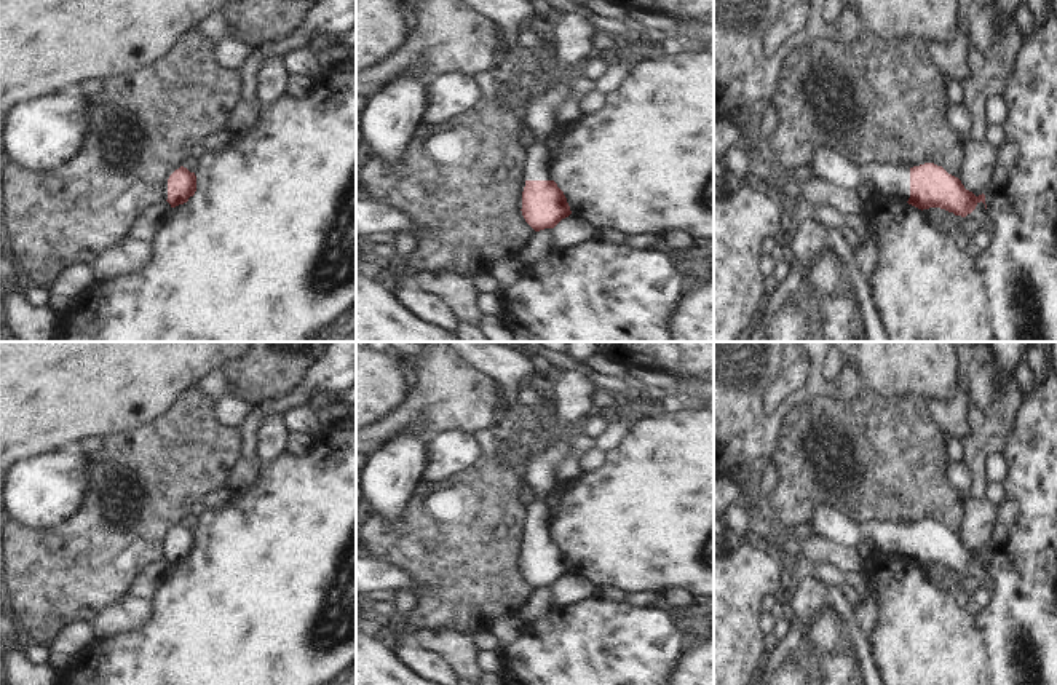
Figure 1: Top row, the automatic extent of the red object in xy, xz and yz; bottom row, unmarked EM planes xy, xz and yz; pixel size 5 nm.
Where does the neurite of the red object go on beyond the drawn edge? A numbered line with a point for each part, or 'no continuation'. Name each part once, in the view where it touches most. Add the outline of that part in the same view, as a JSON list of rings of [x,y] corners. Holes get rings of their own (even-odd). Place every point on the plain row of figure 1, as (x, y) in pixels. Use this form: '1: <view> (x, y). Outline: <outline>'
1: yz (893, 538). Outline: [[[830,508],[814,514],[813,530],[840,546],[857,548],[862,541],[873,541],[886,556],[909,559],[910,556],[910,527],[904,524],[875,524],[859,525]]]

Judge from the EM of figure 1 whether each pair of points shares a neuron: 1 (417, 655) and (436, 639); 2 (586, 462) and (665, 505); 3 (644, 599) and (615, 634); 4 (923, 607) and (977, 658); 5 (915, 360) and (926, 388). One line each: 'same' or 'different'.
1: different
2: different
3: different
4: same
5: same

